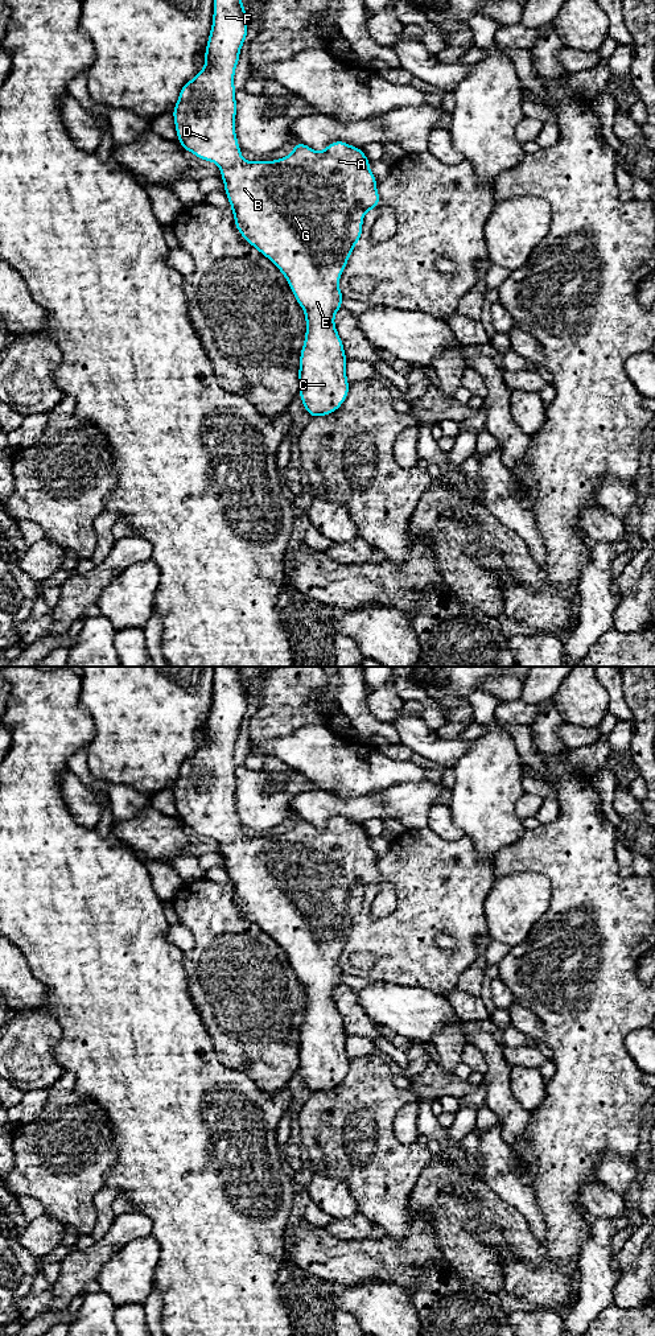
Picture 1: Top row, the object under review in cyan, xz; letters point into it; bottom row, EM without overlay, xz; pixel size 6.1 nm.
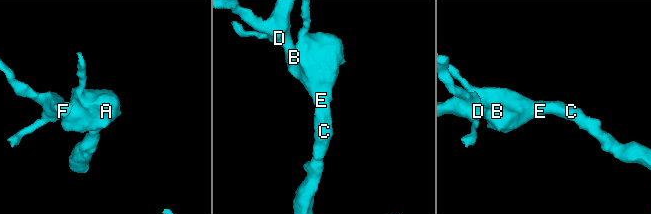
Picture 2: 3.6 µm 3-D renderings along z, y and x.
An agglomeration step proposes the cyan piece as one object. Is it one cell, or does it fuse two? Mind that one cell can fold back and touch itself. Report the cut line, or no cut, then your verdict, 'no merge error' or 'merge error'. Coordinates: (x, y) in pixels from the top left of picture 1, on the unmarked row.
no cut | no merge error

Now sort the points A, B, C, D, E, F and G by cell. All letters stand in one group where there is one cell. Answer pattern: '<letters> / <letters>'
A B C D E F G

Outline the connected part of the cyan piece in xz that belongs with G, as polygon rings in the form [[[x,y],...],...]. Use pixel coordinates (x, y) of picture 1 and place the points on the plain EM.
[[[215,667],[213,683],[206,741],[180,767],[173,784],[176,808],[184,826],[221,842],[236,906],[276,940],[304,985],[306,1009],[300,1030],[298,1069],[310,1093],[328,1092],[346,1076],[350,1061],[345,1048],[347,1035],[333,997],[343,974],[338,957],[362,912],[364,888],[380,879],[376,854],[362,825],[339,816],[330,818],[324,828],[297,817],[284,834],[242,836],[235,811],[234,749],[248,708],[247,690],[239,667]]]

